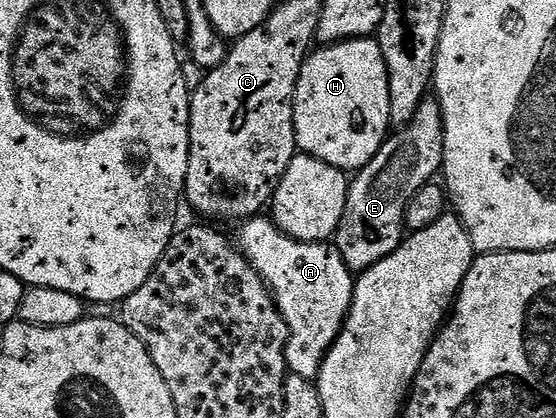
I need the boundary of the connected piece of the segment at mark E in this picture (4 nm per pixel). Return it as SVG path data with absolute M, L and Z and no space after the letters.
M426 99L418 107L414 119L403 127L397 128L385 140L384 146L374 155L374 159L365 165L351 178L346 199L346 211L336 229L334 244L339 249L342 259L353 271L369 269L374 263L386 259L405 240L404 213L408 209L410 199L418 195L423 185L429 184L432 177L441 172L444 164L444 120L440 103L435 99Z

